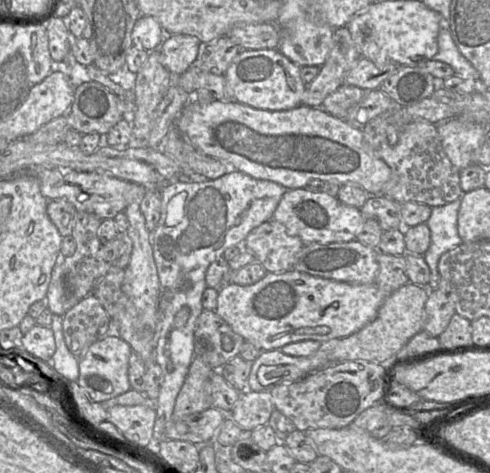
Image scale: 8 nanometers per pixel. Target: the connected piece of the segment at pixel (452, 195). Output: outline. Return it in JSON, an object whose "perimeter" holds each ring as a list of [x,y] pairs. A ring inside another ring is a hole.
{"perimeter":[[[395,105],[392,109],[376,116],[362,129],[363,137],[375,156],[382,159],[391,169],[389,180],[382,186],[380,195],[389,197],[399,204],[423,203],[430,207],[443,206],[463,196],[460,186],[460,170],[446,155],[437,125],[422,118],[412,118],[405,112],[406,106]],[[394,125],[398,141],[390,145],[387,128]]]}

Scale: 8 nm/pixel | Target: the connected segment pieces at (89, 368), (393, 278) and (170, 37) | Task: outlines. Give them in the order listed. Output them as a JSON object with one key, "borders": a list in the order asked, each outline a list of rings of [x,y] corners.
{"borders":[[[[110,333],[102,340],[91,344],[85,355],[79,360],[79,377],[77,384],[85,391],[87,397],[96,403],[107,402],[131,389],[128,368],[132,353],[130,345],[116,333]]],[[[379,253],[378,263],[376,284],[381,290],[391,294],[409,282],[405,255]]],[[[166,34],[159,46],[161,64],[175,77],[197,64],[201,42],[183,34]]]]}

